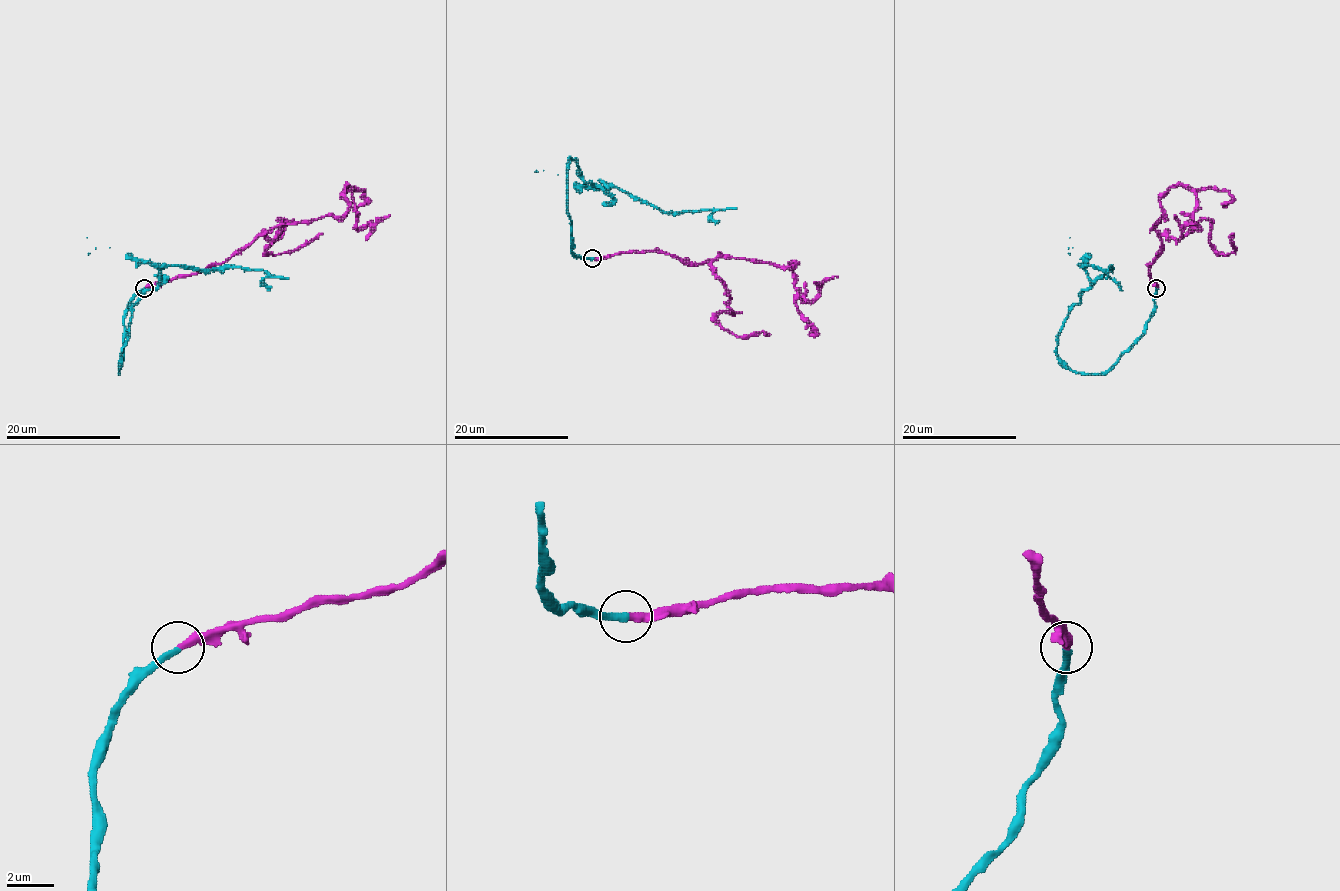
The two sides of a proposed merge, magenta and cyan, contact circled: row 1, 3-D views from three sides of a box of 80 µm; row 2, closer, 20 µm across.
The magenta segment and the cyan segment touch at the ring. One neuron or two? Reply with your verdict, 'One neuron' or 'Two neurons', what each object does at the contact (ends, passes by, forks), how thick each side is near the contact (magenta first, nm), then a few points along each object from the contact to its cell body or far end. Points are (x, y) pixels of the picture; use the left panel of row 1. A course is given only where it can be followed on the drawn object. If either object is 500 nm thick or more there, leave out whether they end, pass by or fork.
One neuron. At the ring magenta ends. At the ring cyan ends. Thickness 360 nm (magenta) against 300 nm. Course of magenta: (144, 287), (221, 264), (274, 227), (341, 216), (348, 207), (347, 186), (360, 227), (375, 224), (390, 214)

